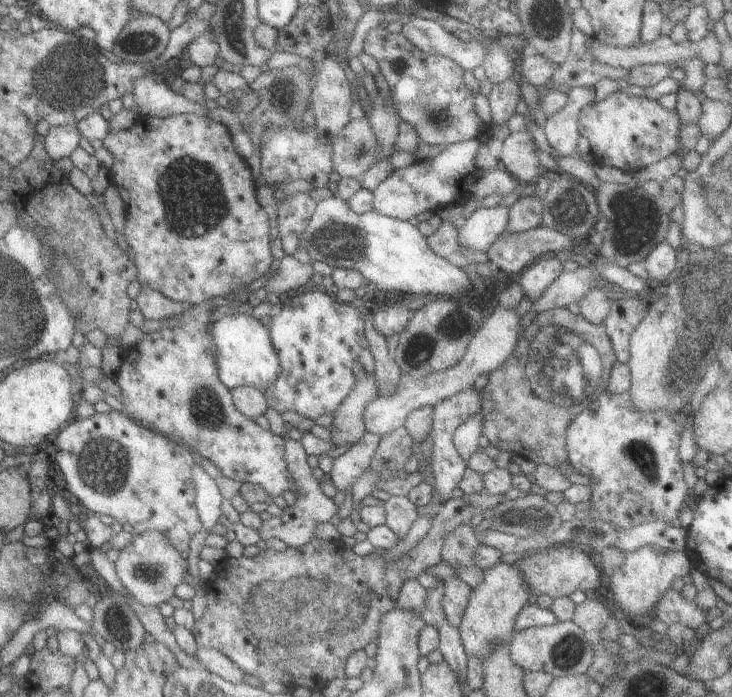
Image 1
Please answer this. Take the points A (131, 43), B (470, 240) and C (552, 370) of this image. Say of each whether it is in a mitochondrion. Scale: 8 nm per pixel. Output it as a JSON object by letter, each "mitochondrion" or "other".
{"A":"other","B":"other","C":"mitochondrion"}

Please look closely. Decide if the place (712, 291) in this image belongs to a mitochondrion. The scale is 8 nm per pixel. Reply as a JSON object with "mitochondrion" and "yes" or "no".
{"mitochondrion":"yes"}

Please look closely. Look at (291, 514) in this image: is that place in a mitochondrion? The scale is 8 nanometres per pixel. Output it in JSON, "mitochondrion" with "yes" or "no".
{"mitochondrion":"no"}

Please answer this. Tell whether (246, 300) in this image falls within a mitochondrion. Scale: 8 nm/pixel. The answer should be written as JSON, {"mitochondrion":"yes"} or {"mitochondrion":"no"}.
{"mitochondrion":"no"}

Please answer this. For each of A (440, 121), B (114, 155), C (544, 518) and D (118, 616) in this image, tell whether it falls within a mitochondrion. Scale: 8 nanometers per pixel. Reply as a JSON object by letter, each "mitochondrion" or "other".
{"A":"mitochondrion","B":"other","C":"other","D":"other"}

